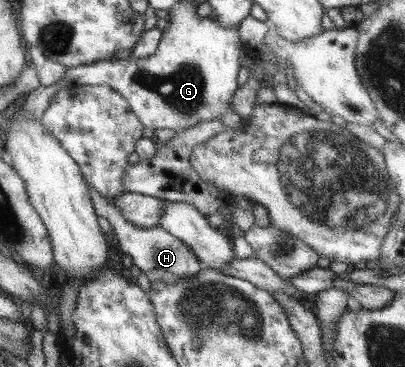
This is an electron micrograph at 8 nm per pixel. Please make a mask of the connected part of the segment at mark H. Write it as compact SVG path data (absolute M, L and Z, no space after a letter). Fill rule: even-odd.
M88 186L89 197L93 206L93 211L97 216L103 216L106 218L113 228L115 233L115 240L119 244L119 250L122 254L127 254L133 265L135 265L141 273L143 273L150 284L155 282L163 282L163 284L175 284L175 282L192 278L196 276L201 270L201 264L195 257L195 254L189 250L187 245L179 239L173 237L173 235L167 233L165 229L157 226L143 228L133 225L133 223L127 221L119 210L111 204L103 196L95 193L92 187Z

